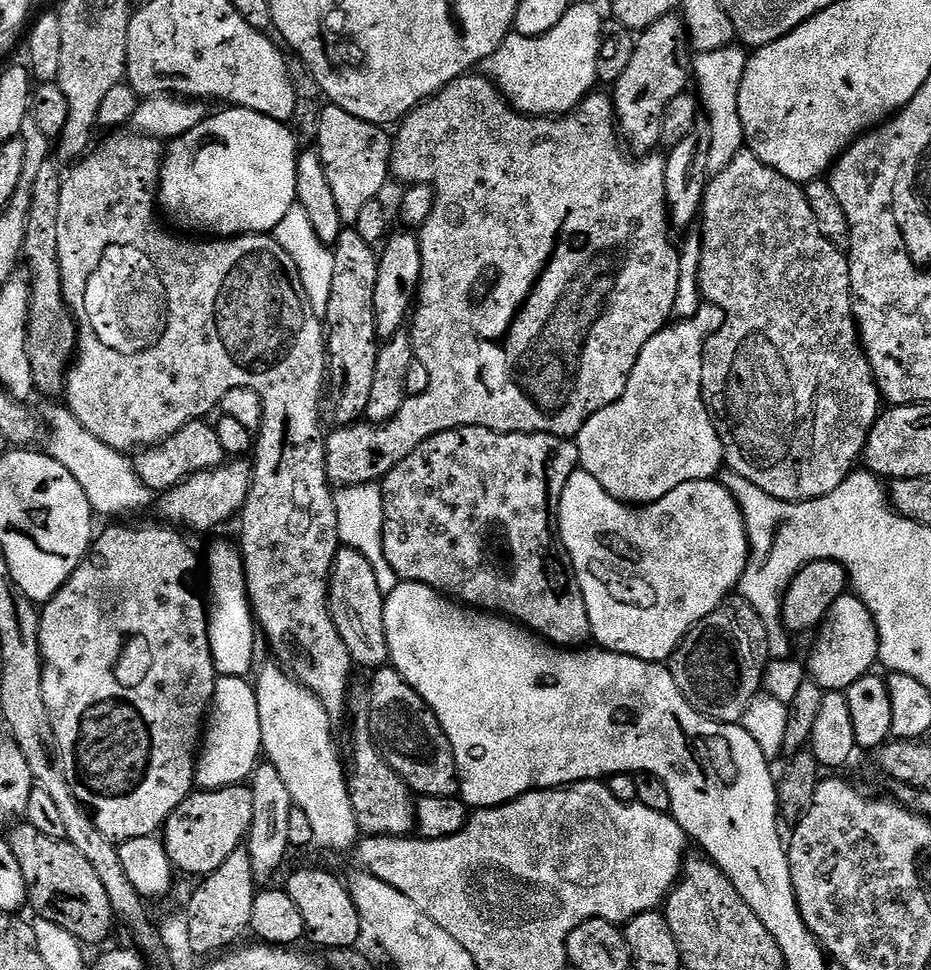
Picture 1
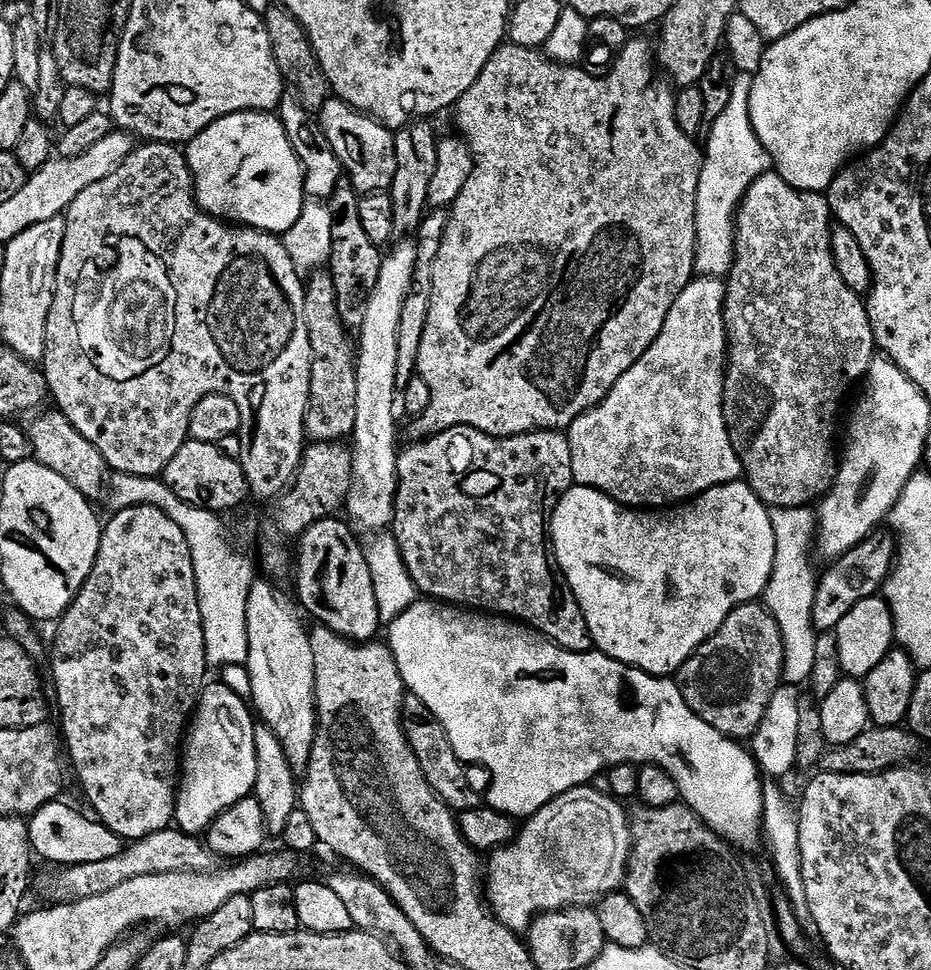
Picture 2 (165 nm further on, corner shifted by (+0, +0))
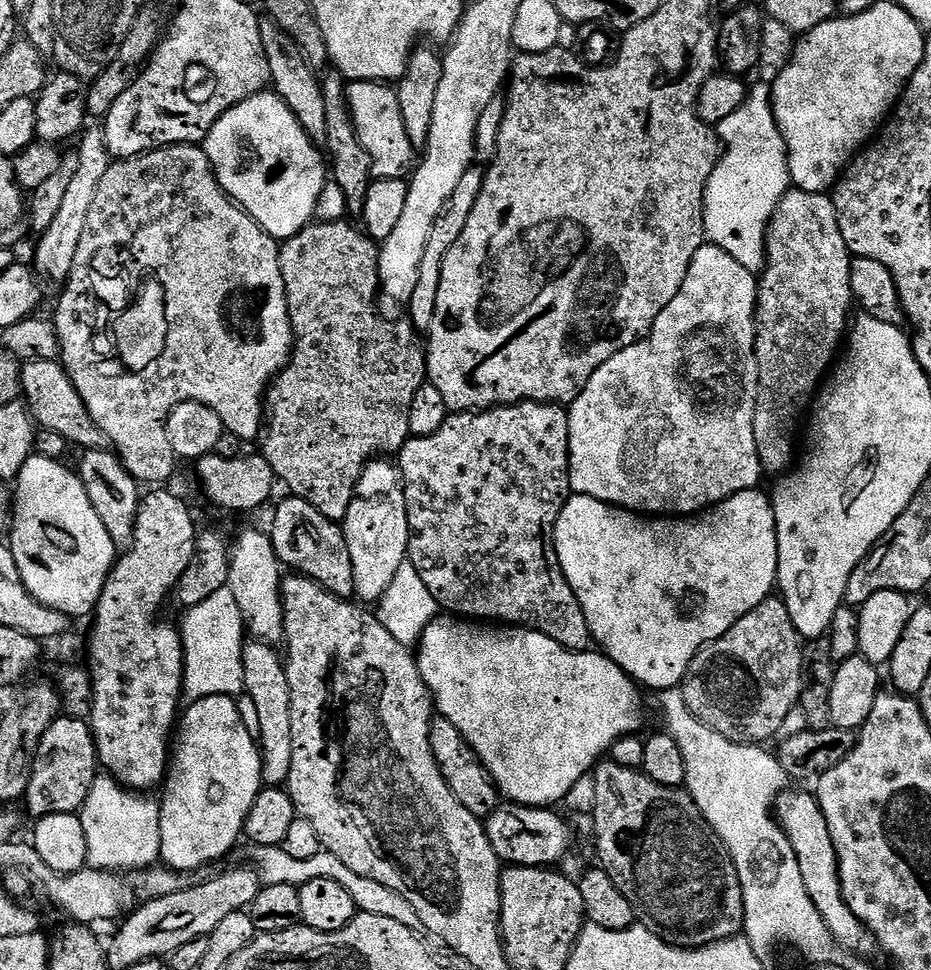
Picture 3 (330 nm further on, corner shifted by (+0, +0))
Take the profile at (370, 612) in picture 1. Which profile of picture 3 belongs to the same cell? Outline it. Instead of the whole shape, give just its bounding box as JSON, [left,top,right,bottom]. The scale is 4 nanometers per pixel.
[270,498,356,600]

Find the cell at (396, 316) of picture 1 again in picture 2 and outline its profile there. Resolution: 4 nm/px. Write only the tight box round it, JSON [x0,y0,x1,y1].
[390,119,440,238]

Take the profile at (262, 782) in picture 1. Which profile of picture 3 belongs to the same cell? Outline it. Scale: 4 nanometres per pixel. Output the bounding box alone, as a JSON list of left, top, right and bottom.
[242,639,294,788]

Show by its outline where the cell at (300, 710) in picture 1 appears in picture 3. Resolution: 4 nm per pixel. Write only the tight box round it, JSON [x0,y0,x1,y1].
[227,528,284,645]

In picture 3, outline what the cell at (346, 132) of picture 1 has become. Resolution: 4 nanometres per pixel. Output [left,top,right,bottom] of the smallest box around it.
[344,80,414,180]

